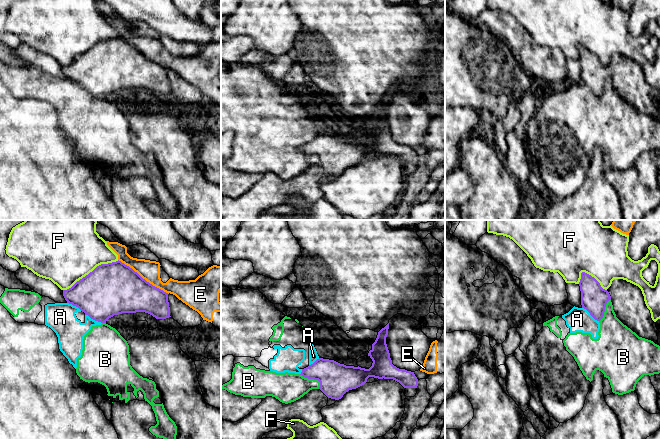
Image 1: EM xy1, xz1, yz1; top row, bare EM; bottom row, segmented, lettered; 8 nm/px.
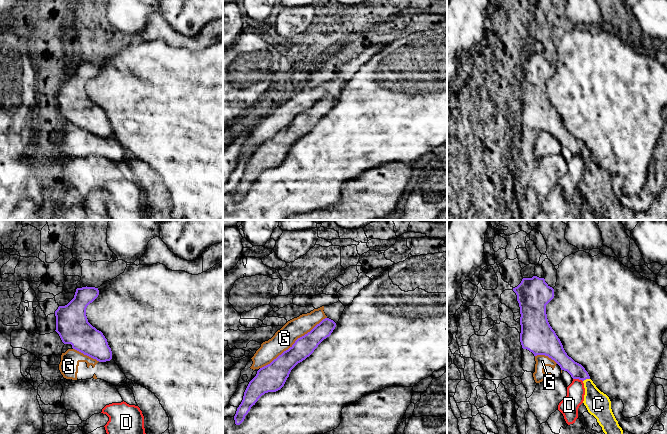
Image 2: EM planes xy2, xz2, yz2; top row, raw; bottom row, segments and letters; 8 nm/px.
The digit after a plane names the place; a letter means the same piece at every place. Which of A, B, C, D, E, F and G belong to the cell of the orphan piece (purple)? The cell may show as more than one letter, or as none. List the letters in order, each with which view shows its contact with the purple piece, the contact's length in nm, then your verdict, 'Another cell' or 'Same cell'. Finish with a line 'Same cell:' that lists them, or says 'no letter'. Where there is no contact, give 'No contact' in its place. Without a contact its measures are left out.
A: Touches purple in yz1. Shared border 180 nm. Another cell
B: Touches purple in xz1. Shared border 200 nm. Another cell
C: Touches purple in yz2. Shared border 60 nm. Another cell
D: Touches purple in yz2. Shared border 80 nm. Another cell
E: Touches purple in xy1. Shared border 500 nm. Another cell
F: Touches purple in xy1. Shared border 500 nm. Another cell
G: Touches purple in xz2. Shared border 700 nm. Another cell
Same cell: no letter

